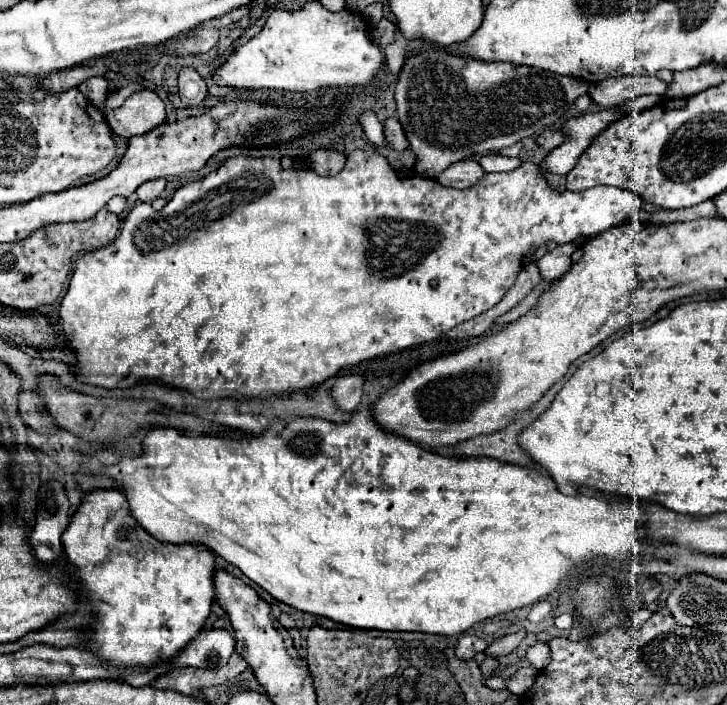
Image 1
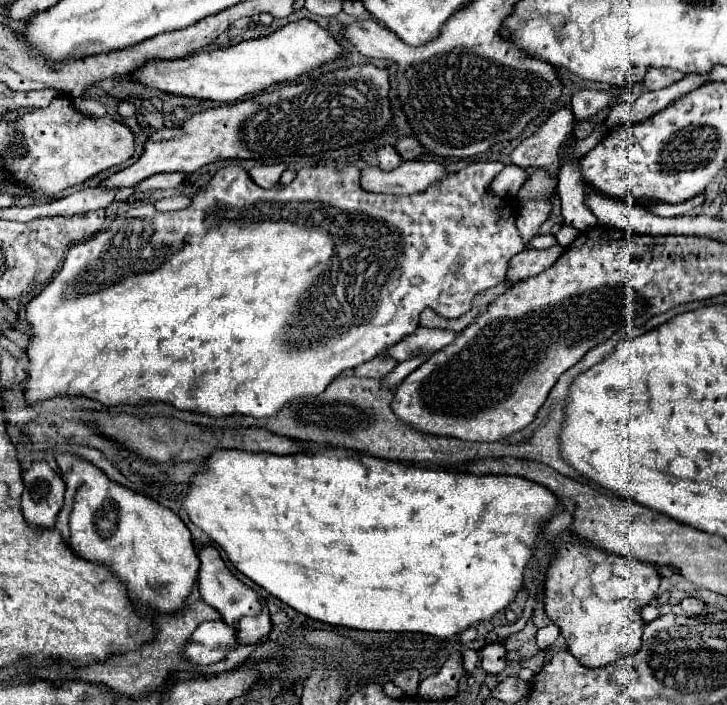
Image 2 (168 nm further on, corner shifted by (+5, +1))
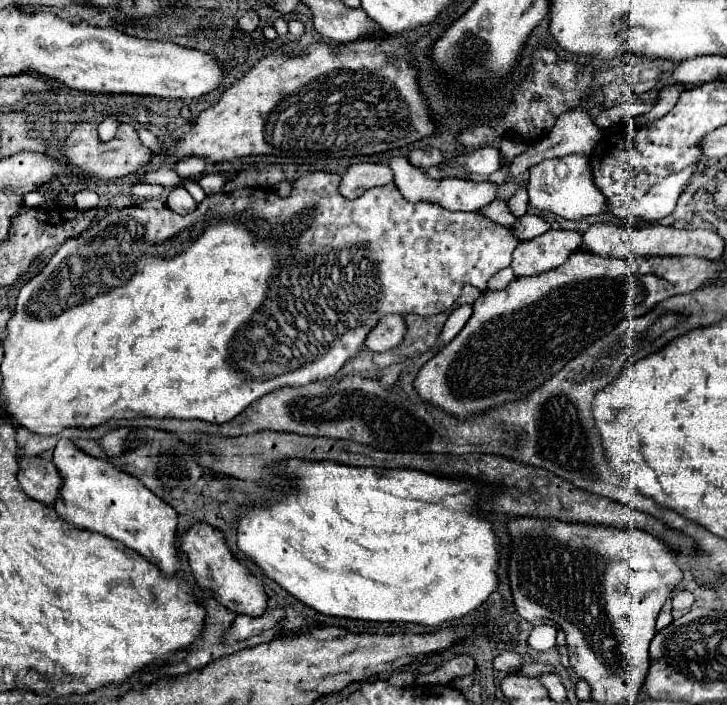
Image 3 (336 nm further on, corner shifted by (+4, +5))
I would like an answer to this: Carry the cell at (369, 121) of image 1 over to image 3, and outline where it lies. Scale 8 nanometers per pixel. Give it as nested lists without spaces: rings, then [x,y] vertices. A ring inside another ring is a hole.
[[[393,156],[389,160],[389,166],[395,174],[395,184],[399,192],[409,200],[409,202],[419,202],[419,200],[429,200],[429,202],[441,202],[441,206],[447,206],[447,210],[481,210],[489,202],[497,198],[497,184],[495,182],[473,182],[473,180],[461,180],[461,178],[443,178],[443,180],[431,180],[423,174],[423,170],[415,168],[409,164],[405,156]]]

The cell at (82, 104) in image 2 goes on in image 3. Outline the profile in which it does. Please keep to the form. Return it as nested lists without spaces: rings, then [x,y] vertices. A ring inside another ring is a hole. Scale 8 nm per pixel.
[[[109,114],[101,124],[99,124],[99,136],[107,142],[107,140],[111,140],[113,136],[115,136],[115,132],[117,132],[117,128],[119,128],[119,114]]]

